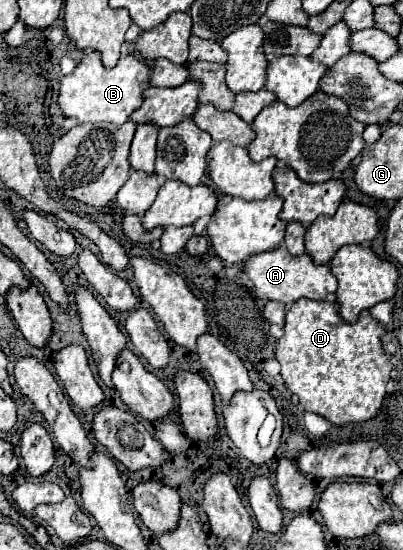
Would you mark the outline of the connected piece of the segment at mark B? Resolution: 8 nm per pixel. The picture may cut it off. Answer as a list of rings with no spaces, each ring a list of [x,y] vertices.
[[[88,53],[70,75],[62,77],[58,105],[64,117],[74,117],[78,119],[78,123],[106,121],[122,125],[128,119],[128,113],[136,109],[136,103],[140,103],[140,93],[148,85],[148,77],[148,65],[136,55],[126,55],[114,69],[108,69],[102,65],[98,53]]]

